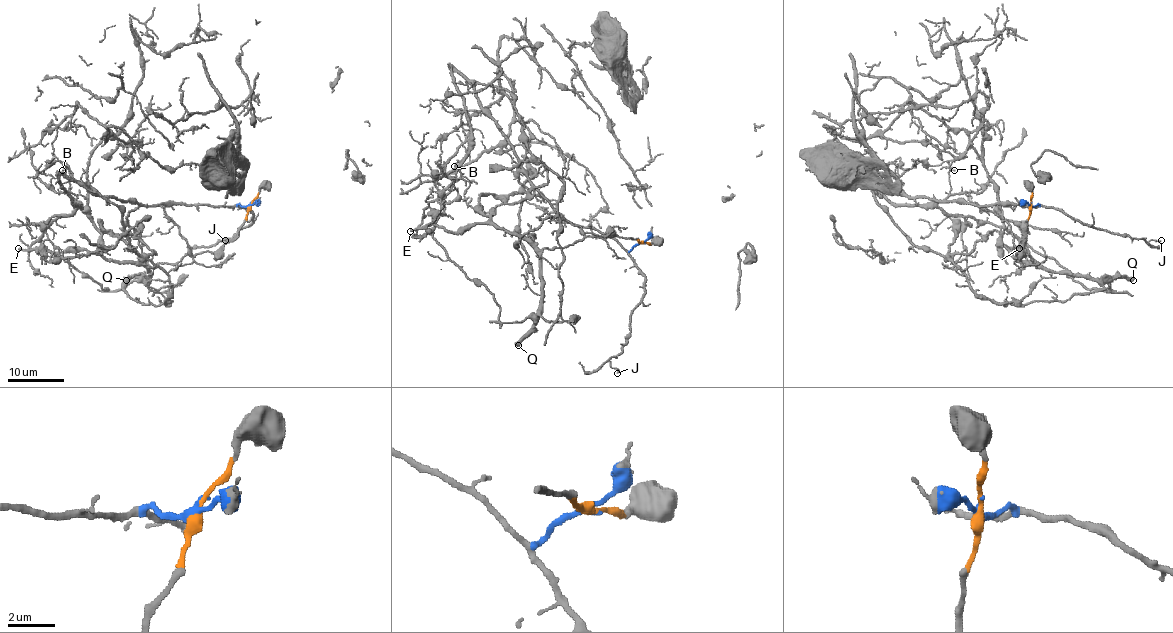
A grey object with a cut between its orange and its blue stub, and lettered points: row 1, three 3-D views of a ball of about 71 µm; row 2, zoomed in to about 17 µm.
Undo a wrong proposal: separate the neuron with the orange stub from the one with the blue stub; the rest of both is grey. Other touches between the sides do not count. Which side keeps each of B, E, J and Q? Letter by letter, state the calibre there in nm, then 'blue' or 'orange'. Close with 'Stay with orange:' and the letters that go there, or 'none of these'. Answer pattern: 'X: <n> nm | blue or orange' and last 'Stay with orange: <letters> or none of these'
B: 70 nm | blue
E: 260 nm | orange
J: 110 nm | blue
Q: 550 nm | orange
Stay with orange: E, Q

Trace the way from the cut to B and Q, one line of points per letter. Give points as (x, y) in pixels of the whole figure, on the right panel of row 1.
B: (1031, 205), (905, 197), (855, 176), (896, 204), (935, 204), (949, 194), (949, 171), (955, 170)
Q: (1031, 205), (1023, 251), (1037, 263), (1037, 268), (1092, 278), (1130, 278), (1133, 280)

